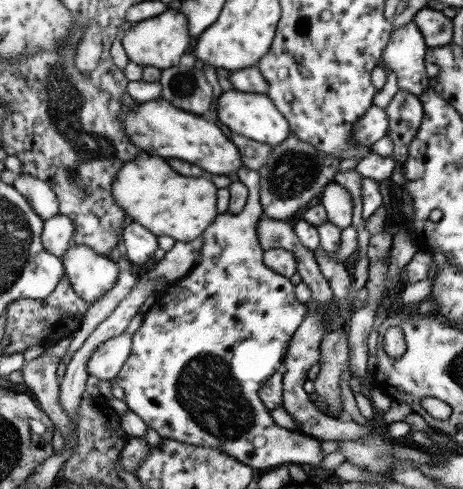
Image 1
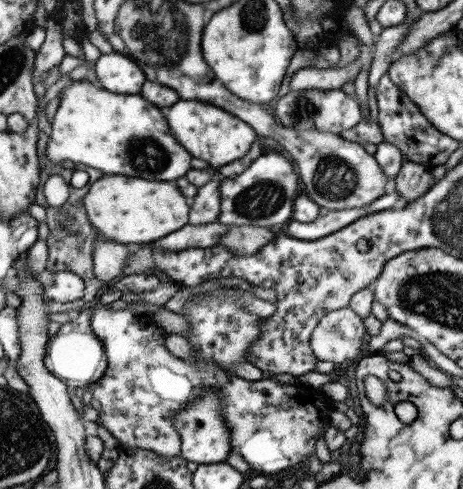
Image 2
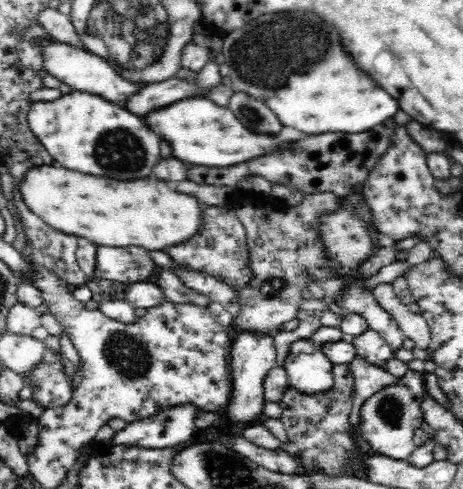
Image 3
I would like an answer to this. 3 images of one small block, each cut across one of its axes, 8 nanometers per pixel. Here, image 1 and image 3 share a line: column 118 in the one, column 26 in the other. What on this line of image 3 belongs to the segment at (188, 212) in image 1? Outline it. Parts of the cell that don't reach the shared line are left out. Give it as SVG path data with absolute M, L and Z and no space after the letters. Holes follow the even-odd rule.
M30 168L20 182L26 206L52 228L86 238L96 246L144 246L150 252L172 250L198 234L202 208L198 200L168 188L160 180L120 182L86 176L66 168ZM172 246L172 248L166 248Z

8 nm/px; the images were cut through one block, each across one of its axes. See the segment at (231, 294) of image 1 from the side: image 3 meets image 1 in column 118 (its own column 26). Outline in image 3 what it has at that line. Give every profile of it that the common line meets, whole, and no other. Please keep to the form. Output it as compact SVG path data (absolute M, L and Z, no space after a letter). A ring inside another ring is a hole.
M46 350L42 362L28 374L22 374L24 386L32 388L32 400L38 402L44 410L64 408L74 398L74 386L64 374L62 356Z

